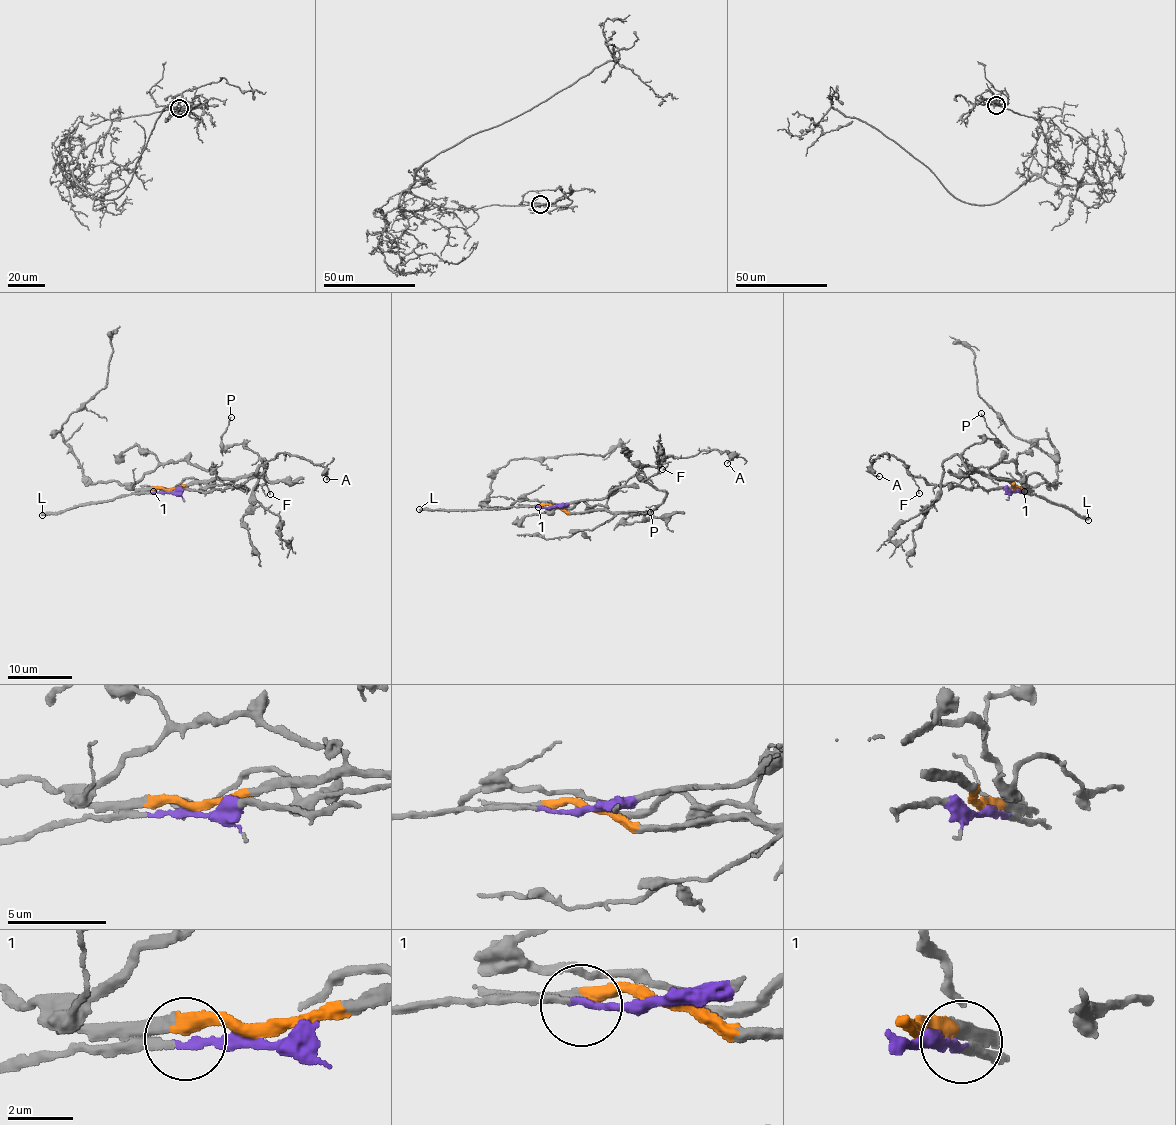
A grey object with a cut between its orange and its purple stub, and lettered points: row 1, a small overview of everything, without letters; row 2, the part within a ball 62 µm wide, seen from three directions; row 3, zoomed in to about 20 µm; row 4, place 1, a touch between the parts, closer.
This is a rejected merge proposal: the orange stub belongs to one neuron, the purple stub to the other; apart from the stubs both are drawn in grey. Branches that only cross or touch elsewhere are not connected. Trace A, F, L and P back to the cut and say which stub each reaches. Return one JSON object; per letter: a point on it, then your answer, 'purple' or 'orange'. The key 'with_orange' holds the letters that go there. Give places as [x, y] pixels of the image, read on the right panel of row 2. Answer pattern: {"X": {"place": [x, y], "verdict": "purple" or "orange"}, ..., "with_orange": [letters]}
{"A": {"place": [879, 476], "verdict": "purple"}, "F": {"place": [919, 493], "verdict": "purple"}, "L": {"place": [1088, 520], "verdict": "purple"}, "P": {"place": [981, 413], "verdict": "orange"}, "with_orange": ["P"]}

